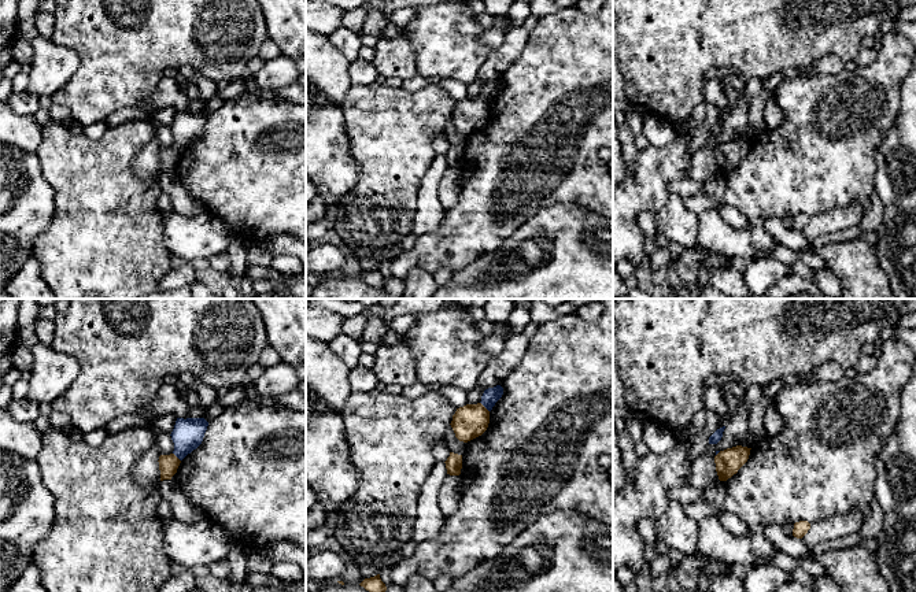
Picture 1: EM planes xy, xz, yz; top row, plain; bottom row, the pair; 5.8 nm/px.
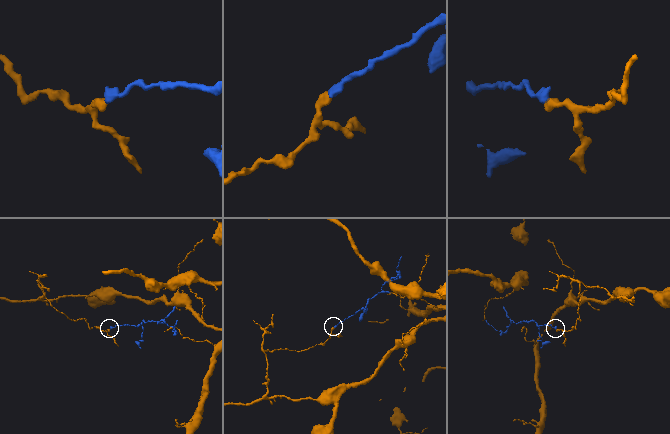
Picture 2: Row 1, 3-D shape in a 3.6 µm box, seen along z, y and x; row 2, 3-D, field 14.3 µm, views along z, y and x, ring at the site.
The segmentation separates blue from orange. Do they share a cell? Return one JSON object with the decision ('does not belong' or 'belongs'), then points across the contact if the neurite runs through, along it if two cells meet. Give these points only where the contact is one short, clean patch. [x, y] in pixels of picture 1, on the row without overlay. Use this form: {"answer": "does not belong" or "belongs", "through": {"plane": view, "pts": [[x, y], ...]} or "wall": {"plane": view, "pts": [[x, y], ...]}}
{"answer": "does not belong", "wall": {"plane": "xz", "pts": [[480, 95], [488, 104]]}}

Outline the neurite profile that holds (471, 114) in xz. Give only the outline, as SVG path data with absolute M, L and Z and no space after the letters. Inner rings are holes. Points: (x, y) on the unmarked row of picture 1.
M466 97L457 101L451 121L459 134L468 136L481 129L490 116L490 104L481 97Z

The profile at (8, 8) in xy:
M0 0L0 52L16 38L19 0Z

